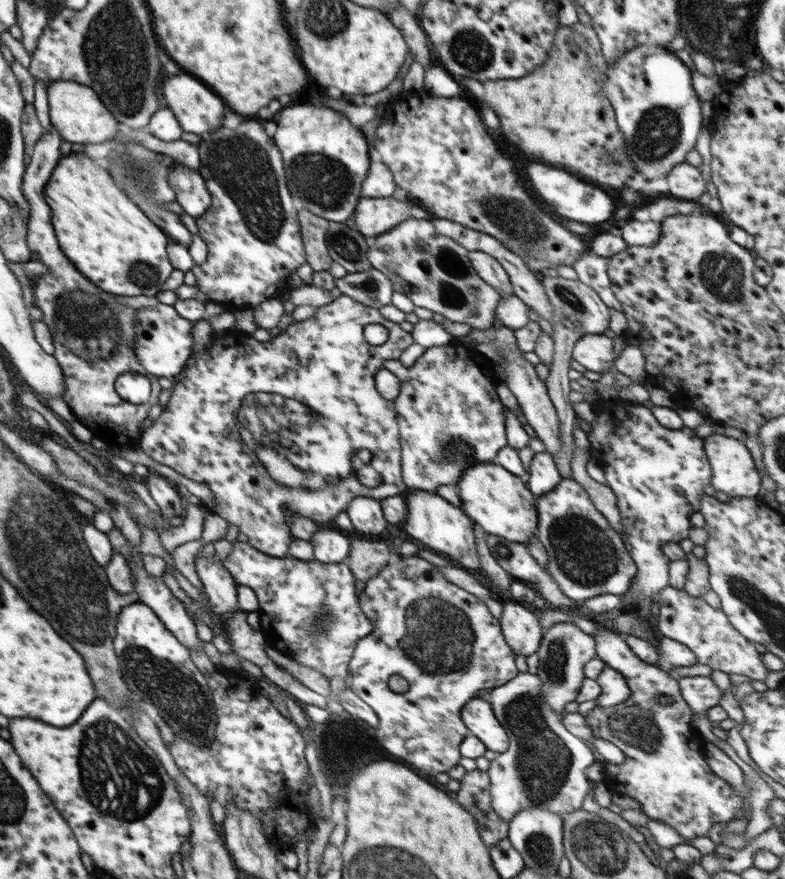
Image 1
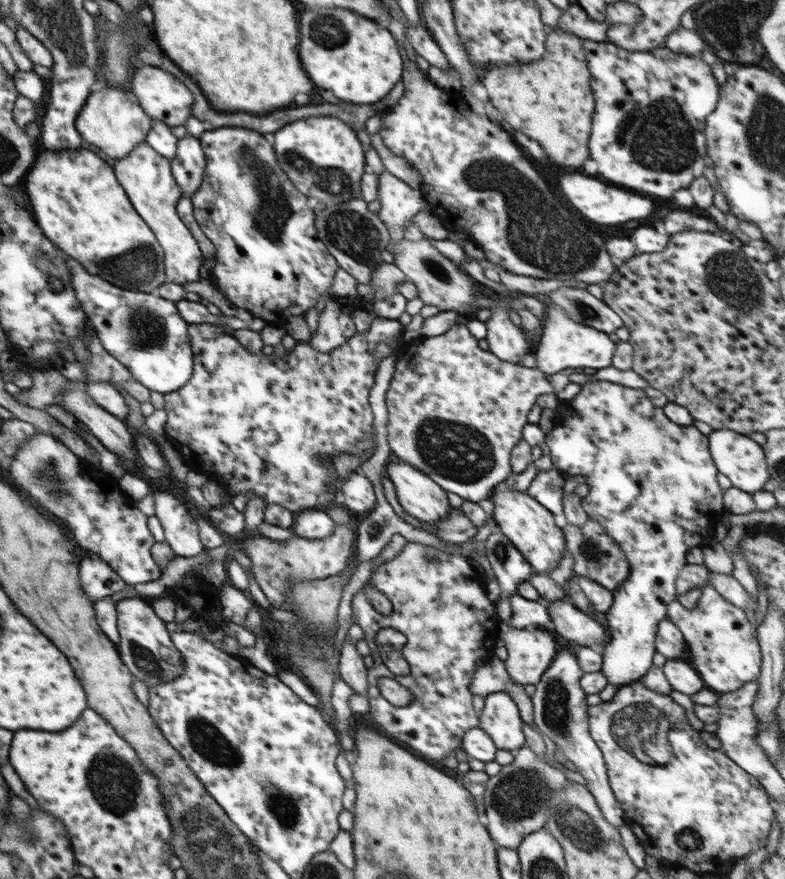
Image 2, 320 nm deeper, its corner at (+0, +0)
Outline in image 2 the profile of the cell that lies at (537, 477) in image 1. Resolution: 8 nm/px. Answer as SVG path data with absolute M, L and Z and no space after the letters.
M556 467L540 470L525 492L553 515L562 516L563 488L566 477L564 472Z

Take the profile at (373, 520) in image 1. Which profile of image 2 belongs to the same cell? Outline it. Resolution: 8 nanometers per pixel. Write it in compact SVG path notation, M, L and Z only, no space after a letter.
M352 470L348 473L342 481L341 493L344 495L343 506L355 513L368 514L376 506L372 481L361 471Z

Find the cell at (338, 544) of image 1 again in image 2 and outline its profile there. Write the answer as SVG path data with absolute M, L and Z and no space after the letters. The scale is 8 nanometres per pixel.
M304 509L295 515L294 535L306 540L322 540L332 536L336 524L322 509Z

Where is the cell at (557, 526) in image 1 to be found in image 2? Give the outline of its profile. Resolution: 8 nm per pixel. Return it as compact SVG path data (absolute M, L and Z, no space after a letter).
M588 518L584 526L567 524L562 532L564 534L564 546L566 546L564 555L570 553L574 560L573 578L591 578L596 584L600 584L612 592L618 589L628 578L631 571L624 551L618 547L616 541L608 537L604 531L604 526L600 525L598 521Z

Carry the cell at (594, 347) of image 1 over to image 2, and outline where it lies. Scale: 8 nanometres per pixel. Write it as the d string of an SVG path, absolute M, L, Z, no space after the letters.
M554 301L544 302L545 316L542 318L541 339L536 346L536 352L532 352L536 358L536 368L548 375L556 374L565 368L608 368L616 351L616 344L605 332L585 324L580 324Z

